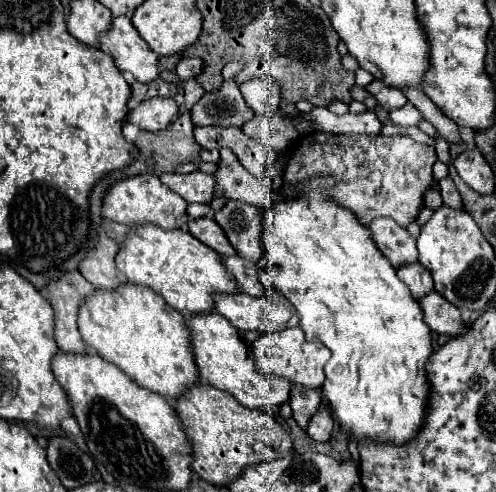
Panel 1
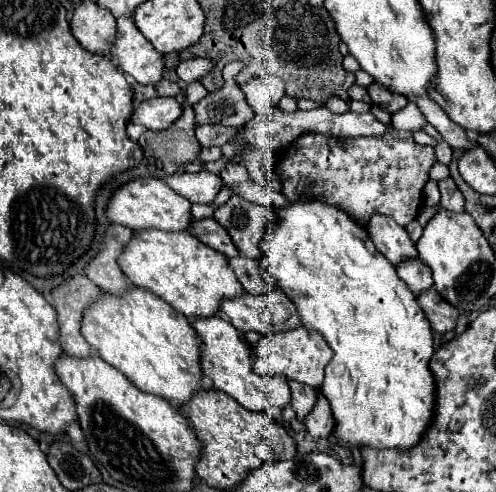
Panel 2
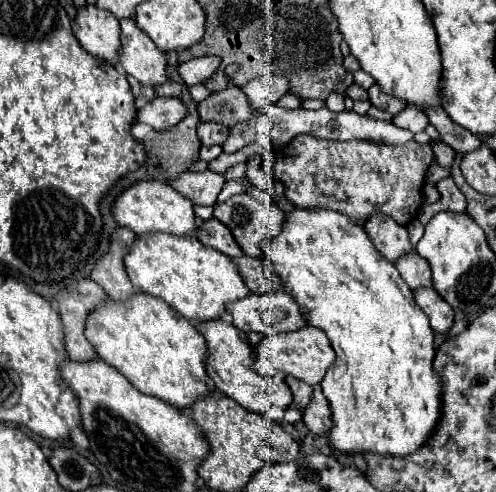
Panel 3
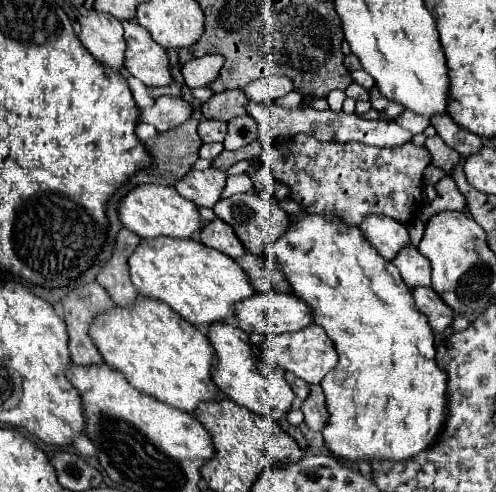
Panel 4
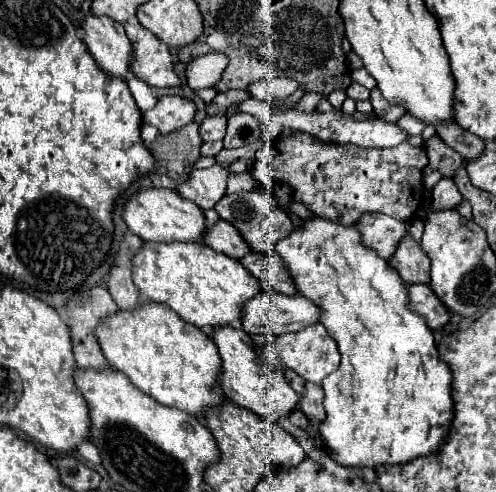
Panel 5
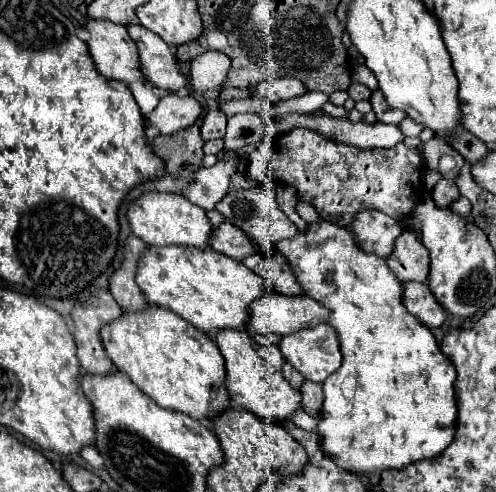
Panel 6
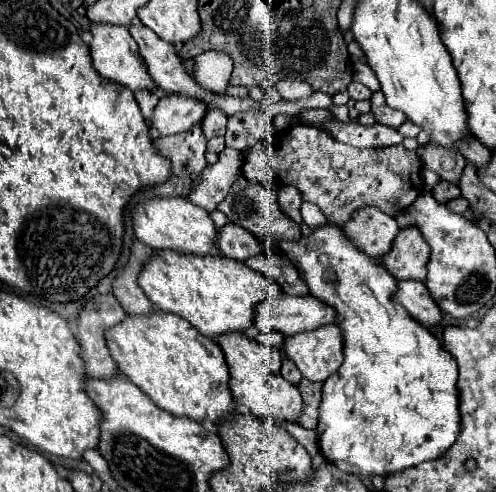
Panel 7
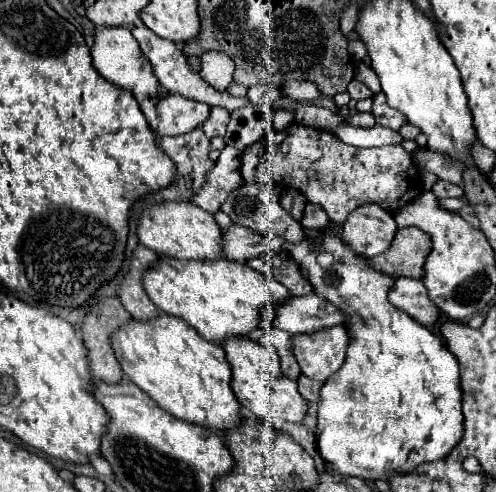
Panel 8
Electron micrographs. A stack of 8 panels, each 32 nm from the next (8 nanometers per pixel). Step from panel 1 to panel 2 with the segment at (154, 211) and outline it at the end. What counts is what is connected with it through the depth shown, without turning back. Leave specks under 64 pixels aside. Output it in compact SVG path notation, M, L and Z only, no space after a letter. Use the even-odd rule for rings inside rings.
M148 176L148 178L130 180L118 186L108 200L106 216L108 220L116 224L124 224L132 230L160 228L166 232L182 232L190 228L190 202L180 194L172 192L172 188L168 188L162 180Z

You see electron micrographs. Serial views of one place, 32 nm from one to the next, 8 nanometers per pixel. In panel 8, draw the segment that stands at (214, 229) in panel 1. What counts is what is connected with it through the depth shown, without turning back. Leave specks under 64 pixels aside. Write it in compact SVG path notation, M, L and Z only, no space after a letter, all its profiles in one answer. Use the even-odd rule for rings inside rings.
M232 224L224 232L224 256L230 260L250 260L268 250L268 242L262 234L256 234L240 224Z

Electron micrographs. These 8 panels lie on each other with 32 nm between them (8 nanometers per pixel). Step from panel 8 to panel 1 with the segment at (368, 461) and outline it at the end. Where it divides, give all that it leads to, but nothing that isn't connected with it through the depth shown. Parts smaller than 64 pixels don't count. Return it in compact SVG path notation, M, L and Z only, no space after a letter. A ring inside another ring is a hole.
M314 176L308 180L300 180L292 186L292 194L286 196L284 192L280 192L282 200L272 202L268 208L264 208L264 232L262 232L262 242L264 242L264 256L258 260L258 274L260 280L264 284L264 288L268 292L276 292L282 296L274 296L274 294L266 294L260 298L252 298L244 292L240 294L214 294L214 310L218 314L222 314L224 318L230 320L230 324L238 330L258 330L258 332L272 332L272 330L284 330L290 326L298 326L298 316L300 316L300 328L304 330L306 338L312 340L312 336L318 336L318 340L330 348L332 358L326 362L326 380L322 384L322 394L328 398L334 414L338 416L340 424L342 424L342 432L346 436L354 436L356 440L360 438L370 438L370 440L380 440L382 444L404 444L408 440L412 440L412 436L418 432L418 428L422 426L424 414L426 414L426 398L428 398L428 382L426 382L426 374L424 374L424 364L428 360L428 356L432 354L432 340L430 340L430 328L424 324L422 318L422 308L420 304L416 304L416 300L412 298L412 294L408 292L406 284L396 276L396 268L388 262L388 258L376 248L370 230L356 218L356 214L352 214L352 210L344 208L336 198L334 198L334 188L336 188L338 180L334 176Z

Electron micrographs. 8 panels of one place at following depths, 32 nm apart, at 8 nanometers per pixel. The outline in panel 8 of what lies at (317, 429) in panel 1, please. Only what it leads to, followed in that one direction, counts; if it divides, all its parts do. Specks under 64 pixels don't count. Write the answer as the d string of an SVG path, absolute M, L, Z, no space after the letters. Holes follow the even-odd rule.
M300 376L300 380L298 380L298 390L300 390L302 396L308 400L308 404L316 404L316 402L318 402L320 388L322 388L322 382L312 382L312 380L306 378L306 376Z

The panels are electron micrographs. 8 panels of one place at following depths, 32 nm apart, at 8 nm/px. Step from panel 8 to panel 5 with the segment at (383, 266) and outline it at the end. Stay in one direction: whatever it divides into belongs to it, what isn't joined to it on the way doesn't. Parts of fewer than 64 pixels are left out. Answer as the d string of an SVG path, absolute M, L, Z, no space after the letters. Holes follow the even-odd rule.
M410 236L398 246L396 254L390 258L392 268L398 270L400 278L410 284L428 284L430 280L430 258L424 254L420 244Z

